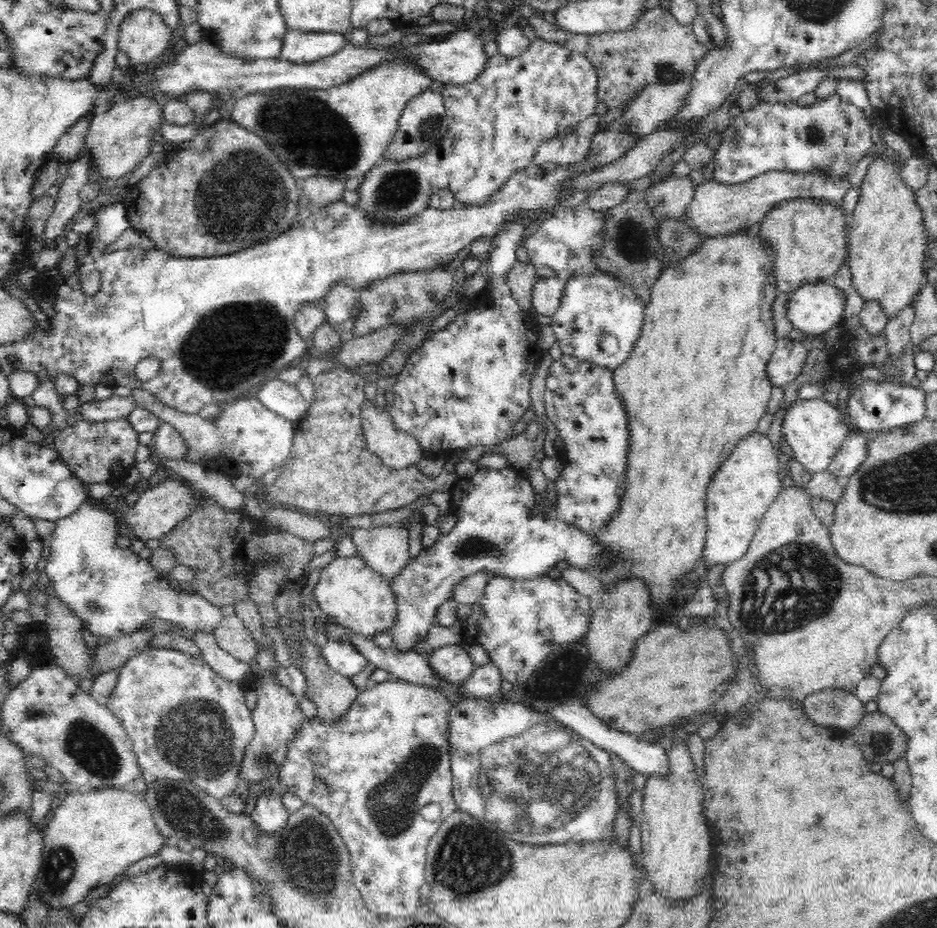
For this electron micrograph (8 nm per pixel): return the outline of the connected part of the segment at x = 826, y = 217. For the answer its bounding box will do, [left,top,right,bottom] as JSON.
[758,199,850,294]

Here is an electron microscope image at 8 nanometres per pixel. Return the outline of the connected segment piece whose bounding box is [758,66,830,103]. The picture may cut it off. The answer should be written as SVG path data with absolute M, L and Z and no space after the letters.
M820 66L794 73L768 84L758 93L758 97L773 103L797 101L801 95L815 92L815 88L828 76L829 71L829 66Z

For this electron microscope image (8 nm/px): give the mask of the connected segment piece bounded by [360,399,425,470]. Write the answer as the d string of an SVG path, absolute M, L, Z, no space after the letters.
M366 399L360 416L367 447L392 470L404 470L425 456L420 443L394 424L386 406L374 407Z

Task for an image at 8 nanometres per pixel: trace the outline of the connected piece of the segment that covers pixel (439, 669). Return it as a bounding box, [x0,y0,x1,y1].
[427,643,476,686]

